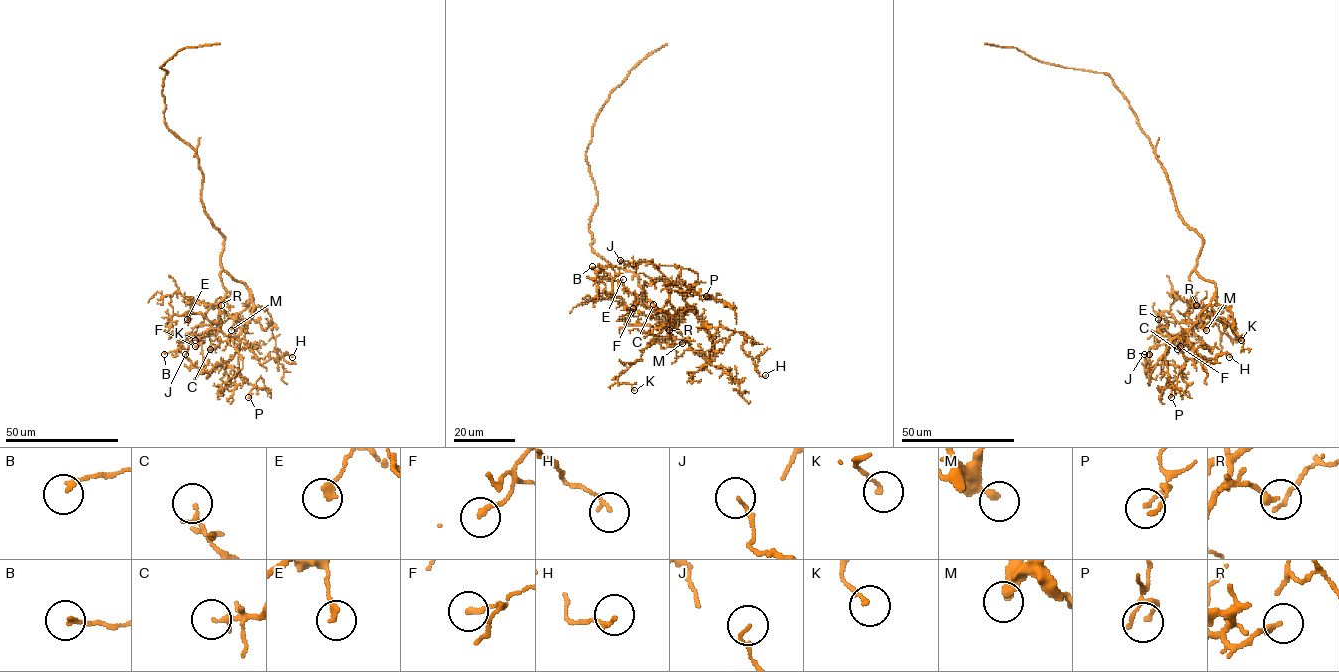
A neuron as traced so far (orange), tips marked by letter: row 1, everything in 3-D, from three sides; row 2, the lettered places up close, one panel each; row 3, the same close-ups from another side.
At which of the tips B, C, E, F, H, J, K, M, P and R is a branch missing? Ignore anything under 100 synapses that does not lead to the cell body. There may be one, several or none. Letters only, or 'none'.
none

